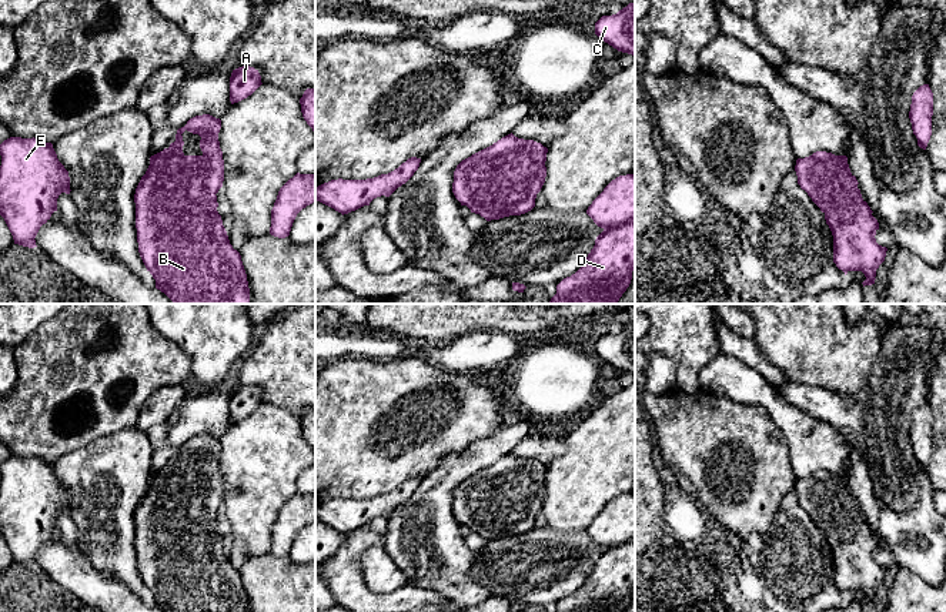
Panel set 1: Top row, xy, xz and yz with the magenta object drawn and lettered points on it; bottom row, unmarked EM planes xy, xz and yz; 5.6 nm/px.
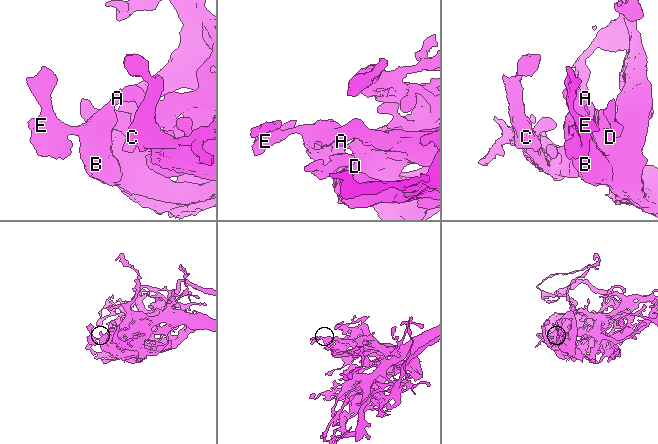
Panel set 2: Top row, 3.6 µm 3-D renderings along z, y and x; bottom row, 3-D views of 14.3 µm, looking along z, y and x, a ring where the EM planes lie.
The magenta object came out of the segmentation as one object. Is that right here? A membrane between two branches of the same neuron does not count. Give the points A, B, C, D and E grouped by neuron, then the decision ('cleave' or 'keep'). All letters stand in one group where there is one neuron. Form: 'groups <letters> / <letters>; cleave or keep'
groups A B C D E; keep

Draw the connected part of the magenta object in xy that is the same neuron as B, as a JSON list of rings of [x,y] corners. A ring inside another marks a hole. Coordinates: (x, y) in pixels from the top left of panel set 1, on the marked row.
[[[210,114],[195,116],[177,130],[168,148],[150,157],[150,165],[141,177],[136,194],[136,228],[140,257],[156,280],[156,288],[174,304],[250,304],[250,288],[241,255],[230,244],[221,215],[217,211],[217,193],[224,181],[224,160],[218,133],[221,120]],[[183,133],[198,134],[201,155],[183,153]]]

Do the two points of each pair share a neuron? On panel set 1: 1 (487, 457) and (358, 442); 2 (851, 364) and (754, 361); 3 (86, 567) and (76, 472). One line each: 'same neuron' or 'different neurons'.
1: different neurons
2: different neurons
3: same neuron

